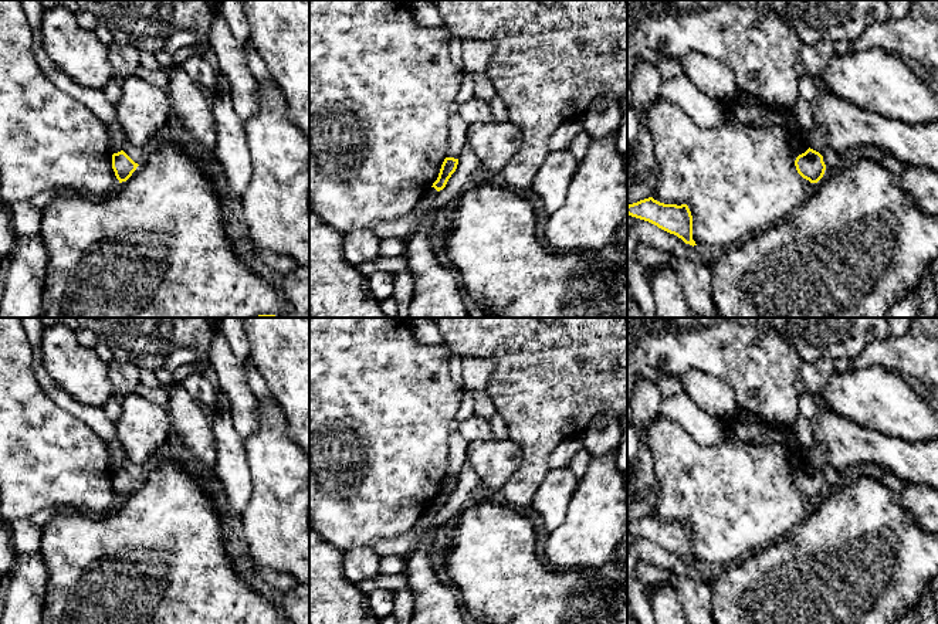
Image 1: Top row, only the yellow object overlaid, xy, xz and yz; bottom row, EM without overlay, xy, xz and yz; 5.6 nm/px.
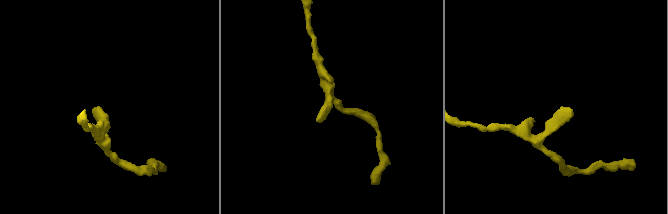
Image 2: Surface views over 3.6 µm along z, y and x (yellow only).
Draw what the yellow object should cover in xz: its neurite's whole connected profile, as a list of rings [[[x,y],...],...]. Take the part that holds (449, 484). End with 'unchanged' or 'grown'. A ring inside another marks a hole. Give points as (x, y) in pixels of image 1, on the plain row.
[[[446,475],[443,482],[441,482],[438,495],[433,501],[431,505],[434,505],[437,509],[443,508],[446,505],[448,496],[451,495],[451,492],[456,489],[457,482],[458,482],[458,477]]]; unchanged

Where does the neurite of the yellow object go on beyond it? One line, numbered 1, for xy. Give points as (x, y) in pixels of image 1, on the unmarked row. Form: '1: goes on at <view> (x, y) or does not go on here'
1: does not go on here

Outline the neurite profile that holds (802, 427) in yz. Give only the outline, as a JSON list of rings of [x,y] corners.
[[[798,416],[790,430],[805,447],[812,448],[816,444],[810,418]]]

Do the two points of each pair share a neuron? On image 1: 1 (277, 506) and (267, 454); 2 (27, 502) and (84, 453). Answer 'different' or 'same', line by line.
1: same
2: same

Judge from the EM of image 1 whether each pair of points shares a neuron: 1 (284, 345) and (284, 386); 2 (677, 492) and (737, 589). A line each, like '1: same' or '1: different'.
1: same
2: different

